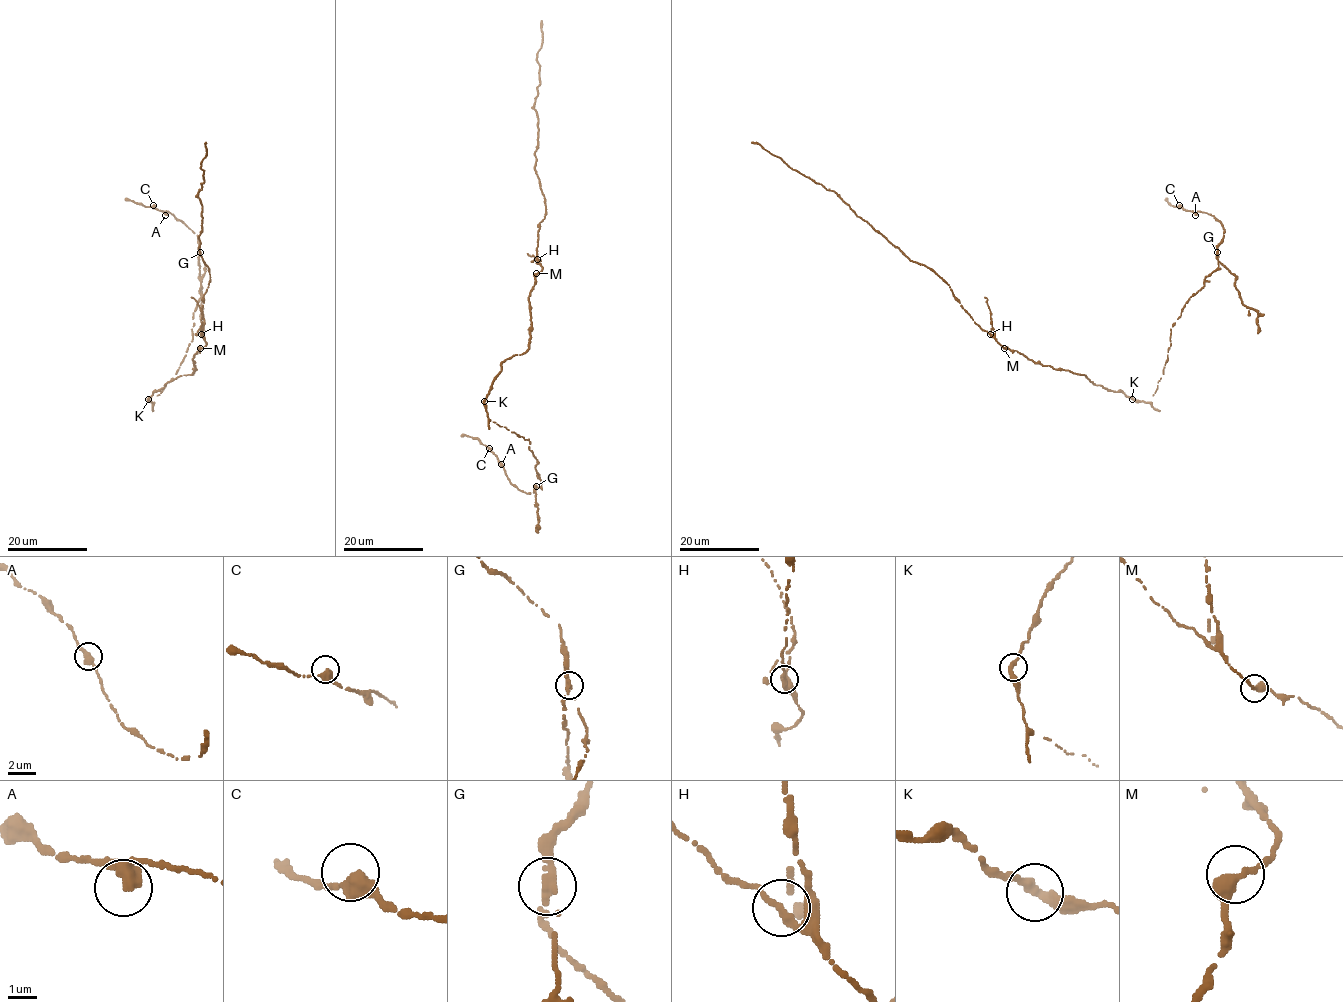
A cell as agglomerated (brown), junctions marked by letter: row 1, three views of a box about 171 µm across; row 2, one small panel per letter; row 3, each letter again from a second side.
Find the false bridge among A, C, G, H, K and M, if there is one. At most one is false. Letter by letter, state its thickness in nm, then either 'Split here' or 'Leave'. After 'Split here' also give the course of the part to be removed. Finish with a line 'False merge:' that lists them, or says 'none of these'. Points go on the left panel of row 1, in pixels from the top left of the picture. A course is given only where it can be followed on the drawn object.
A: Thickness 360 nm. Leave
C: Thickness 400 nm. Leave
G: Thickness 300 nm. Split here. Course of the part to remove: (200, 253), (200, 322), (203, 333)
H: Thickness 240 nm. Leave
K: Thickness 320 nm. Leave
M: Thickness 360 nm. Leave
False merge: G

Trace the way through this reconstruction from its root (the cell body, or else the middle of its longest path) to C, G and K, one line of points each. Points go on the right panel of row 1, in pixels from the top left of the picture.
C: (1083, 374), (1095, 385), (1151, 402), (1170, 329), (1218, 268), (1224, 236), (1215, 217), (1179, 205)
G: (1083, 374), (1095, 385), (1151, 402), (1167, 359), (1170, 329), (1191, 296), (1218, 268), (1217, 253)
K: (1083, 374), (1095, 385), (1120, 391), (1132, 399)

